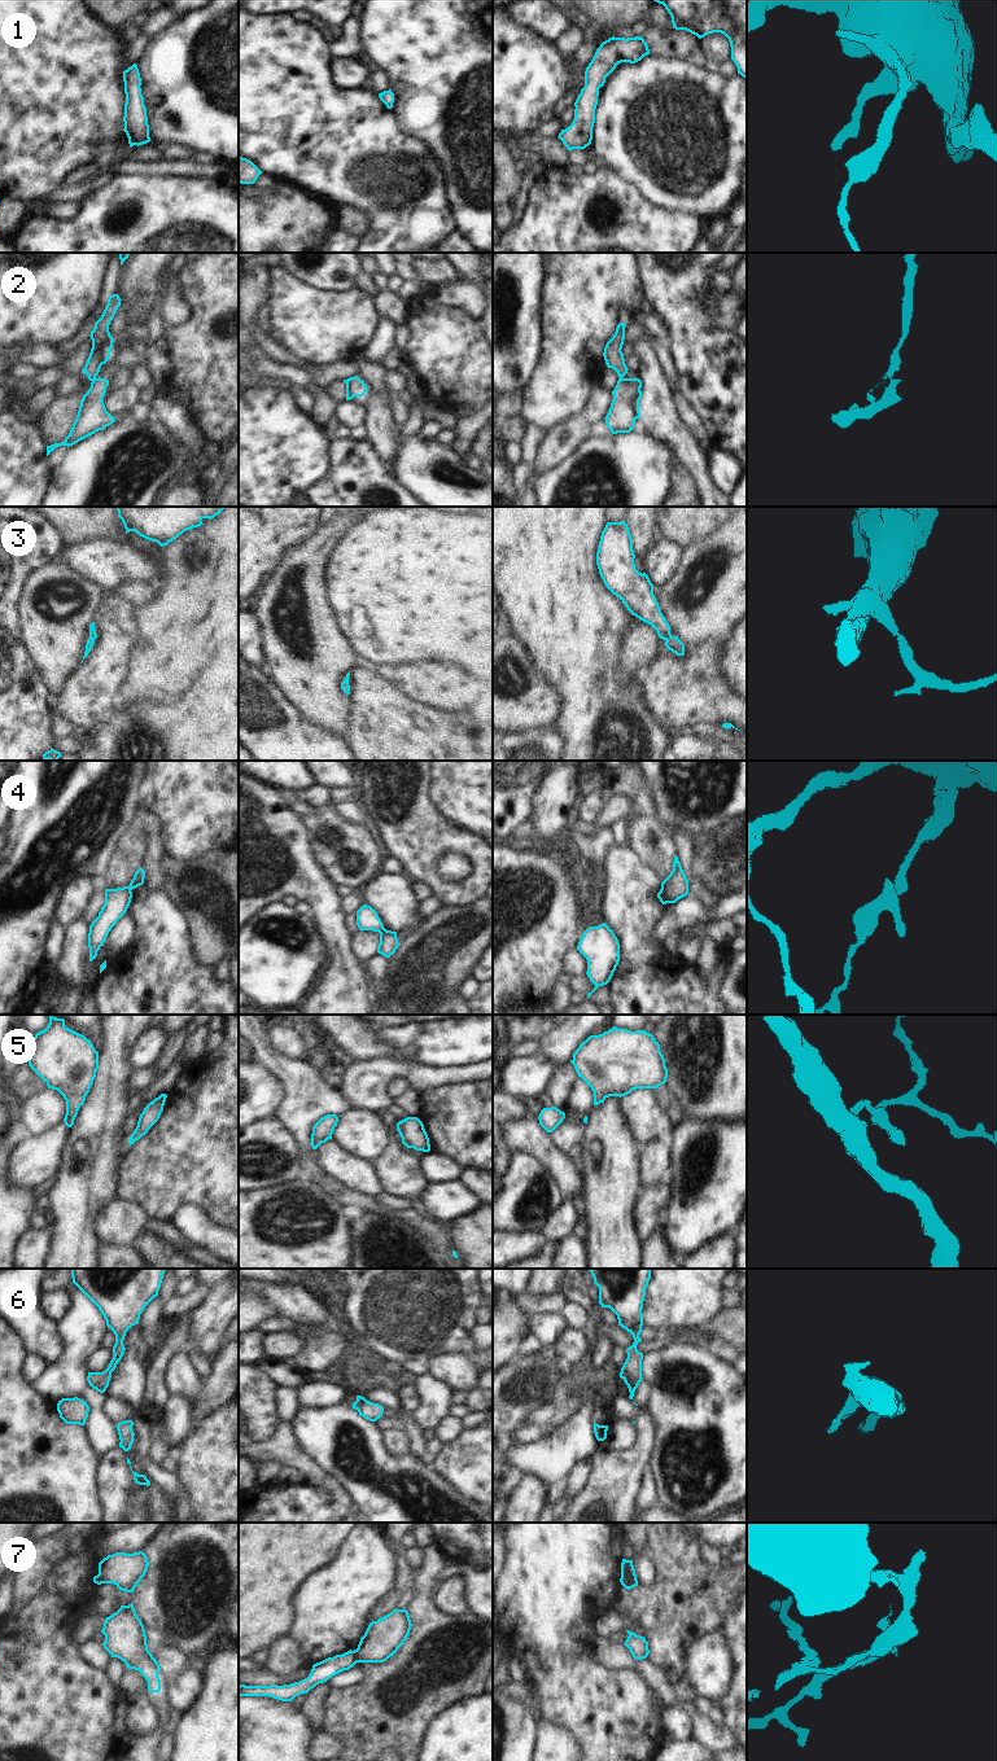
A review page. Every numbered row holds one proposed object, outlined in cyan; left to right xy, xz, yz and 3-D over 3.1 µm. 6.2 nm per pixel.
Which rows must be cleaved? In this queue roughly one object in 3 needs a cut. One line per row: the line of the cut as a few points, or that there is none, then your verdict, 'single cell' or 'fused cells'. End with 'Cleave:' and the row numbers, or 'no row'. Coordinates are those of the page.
1: no cut | single cell
2: xy (95, 377), (92, 381) | fused cells
3: no cut | single cell
4: xz (384, 928), (380, 933) | fused cells
5: no cut | single cell
6: xy (106, 1369), (110, 1374) | fused cells
7: yz (632, 1562), (621, 1577) | fused cells
Cleave: 2, 4, 6, 7

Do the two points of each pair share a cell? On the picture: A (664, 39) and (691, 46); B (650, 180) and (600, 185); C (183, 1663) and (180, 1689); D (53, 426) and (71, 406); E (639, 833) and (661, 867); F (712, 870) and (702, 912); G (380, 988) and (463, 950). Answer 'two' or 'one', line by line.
A: one
B: two
C: two
D: one
E: one
F: two
G: one

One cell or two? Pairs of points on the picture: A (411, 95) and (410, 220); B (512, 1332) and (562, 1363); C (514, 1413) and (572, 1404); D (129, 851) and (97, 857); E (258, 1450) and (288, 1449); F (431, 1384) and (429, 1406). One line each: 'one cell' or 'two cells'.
A: two cells
B: two cells
C: two cells
D: two cells
E: one cell
F: one cell

